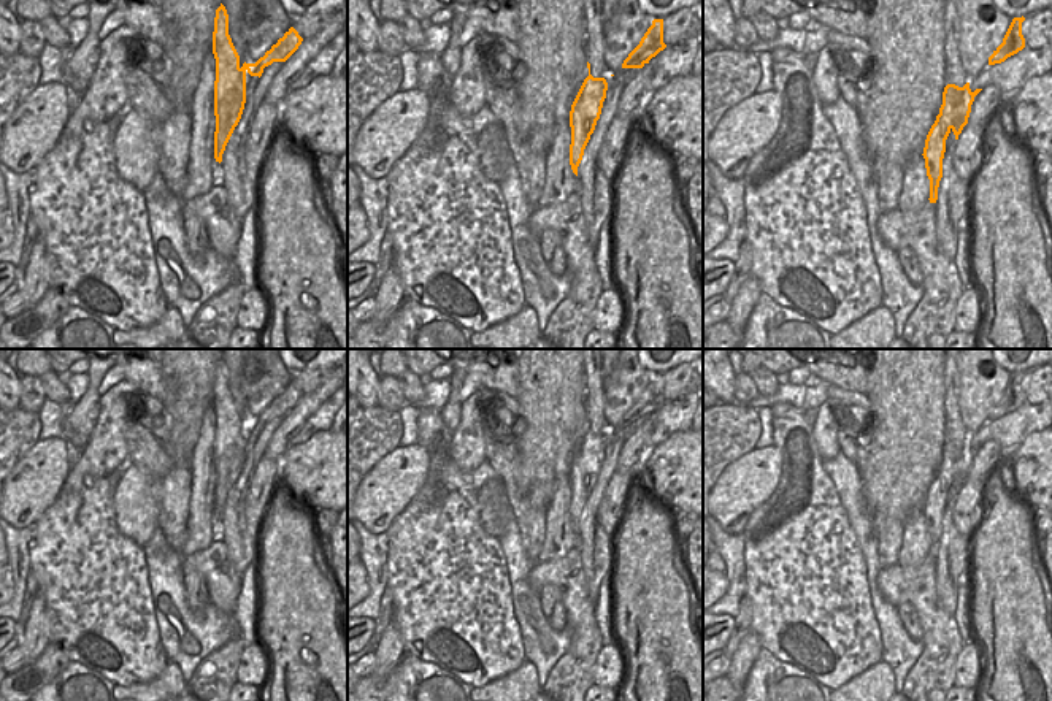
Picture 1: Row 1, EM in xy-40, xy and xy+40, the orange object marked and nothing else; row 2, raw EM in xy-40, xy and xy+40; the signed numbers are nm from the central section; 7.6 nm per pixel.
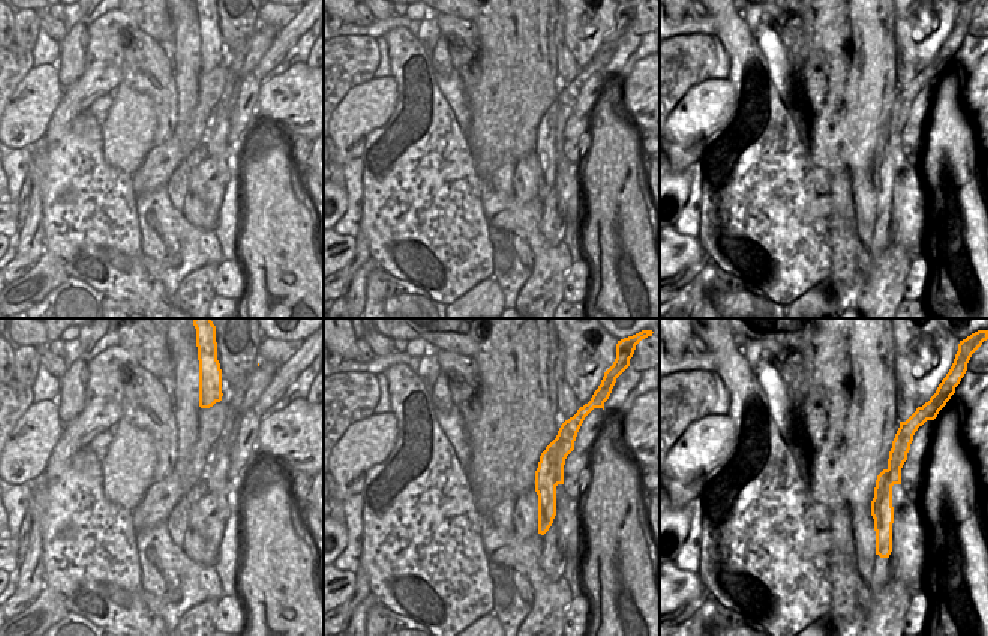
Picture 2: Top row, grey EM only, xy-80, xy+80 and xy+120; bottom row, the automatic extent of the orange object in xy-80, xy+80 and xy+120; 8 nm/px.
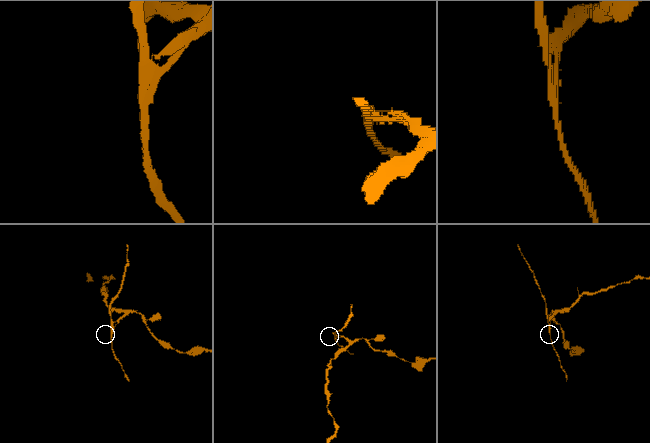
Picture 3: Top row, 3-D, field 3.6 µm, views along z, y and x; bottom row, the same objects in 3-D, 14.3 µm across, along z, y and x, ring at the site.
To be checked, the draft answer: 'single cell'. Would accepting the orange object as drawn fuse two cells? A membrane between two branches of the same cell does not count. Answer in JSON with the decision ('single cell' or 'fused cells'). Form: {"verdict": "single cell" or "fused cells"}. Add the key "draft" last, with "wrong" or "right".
{"verdict": "fused cells", "draft": "wrong"}

